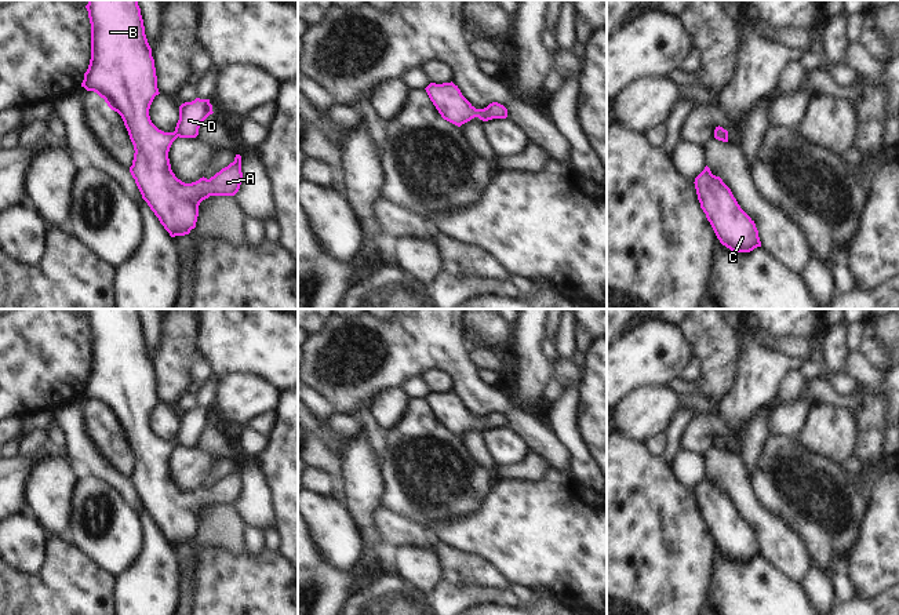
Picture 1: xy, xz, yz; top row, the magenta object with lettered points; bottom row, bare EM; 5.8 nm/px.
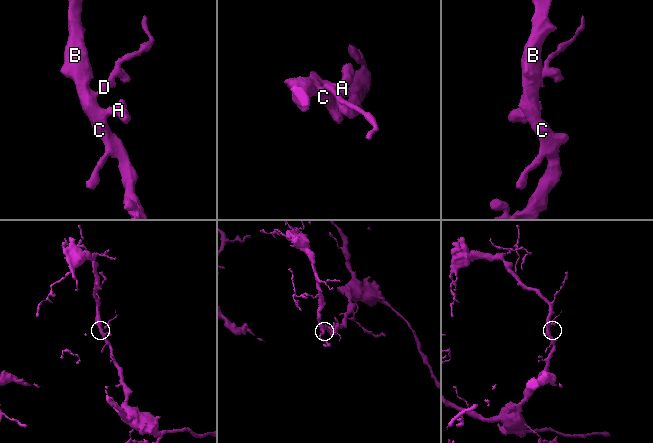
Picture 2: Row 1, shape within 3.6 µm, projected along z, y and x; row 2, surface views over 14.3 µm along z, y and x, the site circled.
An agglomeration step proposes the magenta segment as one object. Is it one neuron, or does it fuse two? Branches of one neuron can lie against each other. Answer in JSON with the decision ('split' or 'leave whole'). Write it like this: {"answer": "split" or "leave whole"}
{"answer": "leave whole"}

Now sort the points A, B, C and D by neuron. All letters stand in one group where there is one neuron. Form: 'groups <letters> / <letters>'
groups A B C D

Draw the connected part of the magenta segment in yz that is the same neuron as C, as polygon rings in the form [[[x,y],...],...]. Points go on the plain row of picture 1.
[[[706,474],[695,487],[700,517],[717,547],[735,561],[750,561],[761,556],[754,530],[740,517],[731,498]]]

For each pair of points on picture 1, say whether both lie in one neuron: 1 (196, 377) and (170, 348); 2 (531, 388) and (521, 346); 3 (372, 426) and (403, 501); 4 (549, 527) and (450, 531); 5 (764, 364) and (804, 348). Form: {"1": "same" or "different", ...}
{"1": "different", "2": "same", "3": "different", "4": "same", "5": "different"}

